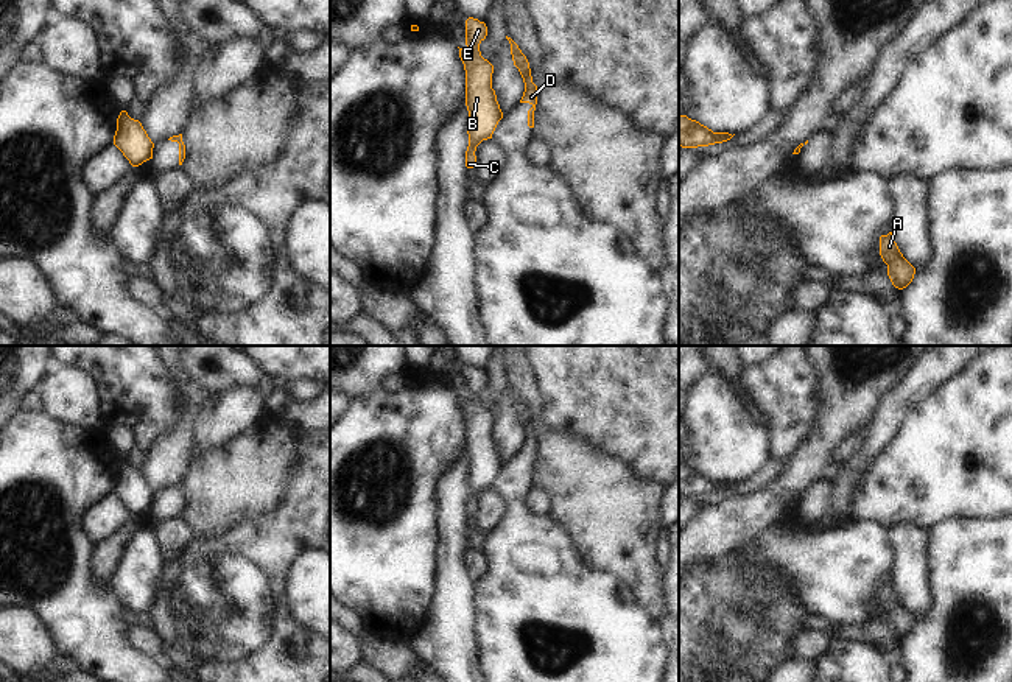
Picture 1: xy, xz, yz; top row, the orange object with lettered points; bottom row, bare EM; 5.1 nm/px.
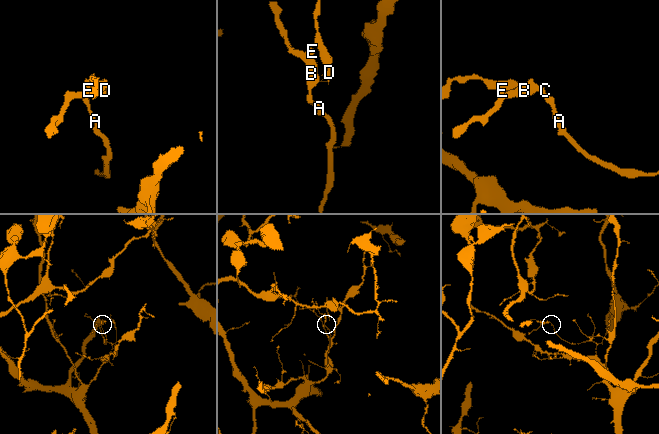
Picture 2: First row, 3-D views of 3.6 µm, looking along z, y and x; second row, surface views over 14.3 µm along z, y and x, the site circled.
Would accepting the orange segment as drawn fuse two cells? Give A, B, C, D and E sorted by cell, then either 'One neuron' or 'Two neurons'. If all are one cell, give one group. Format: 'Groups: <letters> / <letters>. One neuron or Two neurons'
Groups: A B C E / D. Two neurons

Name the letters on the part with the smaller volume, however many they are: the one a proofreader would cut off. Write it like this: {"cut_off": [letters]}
{"cut_off": ["D"]}

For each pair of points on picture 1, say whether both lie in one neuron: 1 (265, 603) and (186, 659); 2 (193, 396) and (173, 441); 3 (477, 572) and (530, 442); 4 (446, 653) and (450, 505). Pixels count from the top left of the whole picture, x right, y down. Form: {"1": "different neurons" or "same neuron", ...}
{"1": "same neuron", "2": "same neuron", "3": "different neurons", "4": "same neuron"}

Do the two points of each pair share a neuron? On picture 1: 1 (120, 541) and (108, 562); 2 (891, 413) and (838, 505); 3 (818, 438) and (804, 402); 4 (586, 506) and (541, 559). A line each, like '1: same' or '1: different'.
1: same
2: same
3: different
4: different

